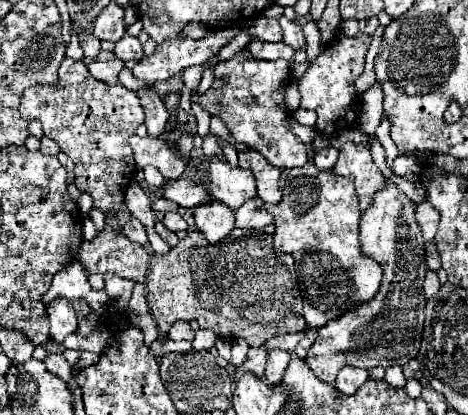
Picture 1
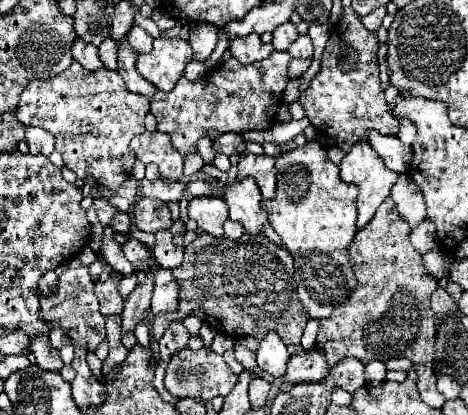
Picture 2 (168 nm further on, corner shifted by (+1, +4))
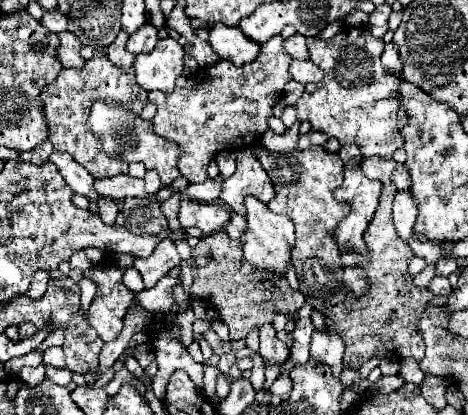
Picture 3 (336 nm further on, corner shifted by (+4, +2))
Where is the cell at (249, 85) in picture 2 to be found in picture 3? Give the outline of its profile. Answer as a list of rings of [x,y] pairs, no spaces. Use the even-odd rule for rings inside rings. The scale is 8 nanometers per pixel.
[[[282,36],[270,38],[252,64],[234,66],[228,60],[220,60],[190,76],[180,76],[172,94],[158,90],[148,92],[148,100],[158,108],[152,120],[154,132],[180,146],[178,168],[190,182],[204,182],[208,178],[206,168],[214,154],[220,150],[248,148],[260,142],[262,134],[268,130],[272,108],[282,98],[284,86],[290,80],[288,66],[292,58],[284,54],[282,42]]]

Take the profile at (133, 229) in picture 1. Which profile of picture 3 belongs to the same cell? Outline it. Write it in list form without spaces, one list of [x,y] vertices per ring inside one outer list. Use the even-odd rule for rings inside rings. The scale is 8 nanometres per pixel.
[[[100,200],[98,202],[98,214],[100,214],[100,218],[104,220],[104,224],[108,224],[108,226],[114,226],[116,224],[116,216],[118,216],[118,206],[116,206],[116,202],[112,202],[112,200]]]

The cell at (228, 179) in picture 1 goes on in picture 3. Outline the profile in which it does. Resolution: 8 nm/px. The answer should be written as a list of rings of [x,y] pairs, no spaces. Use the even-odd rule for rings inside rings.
[[[246,196],[244,206],[246,206],[244,218],[248,220],[248,228],[242,236],[244,258],[254,268],[270,268],[272,272],[286,274],[286,264],[290,260],[290,250],[294,246],[294,224],[292,224],[292,220],[284,214],[270,212],[268,206],[262,204],[260,200],[256,200],[254,196]]]

